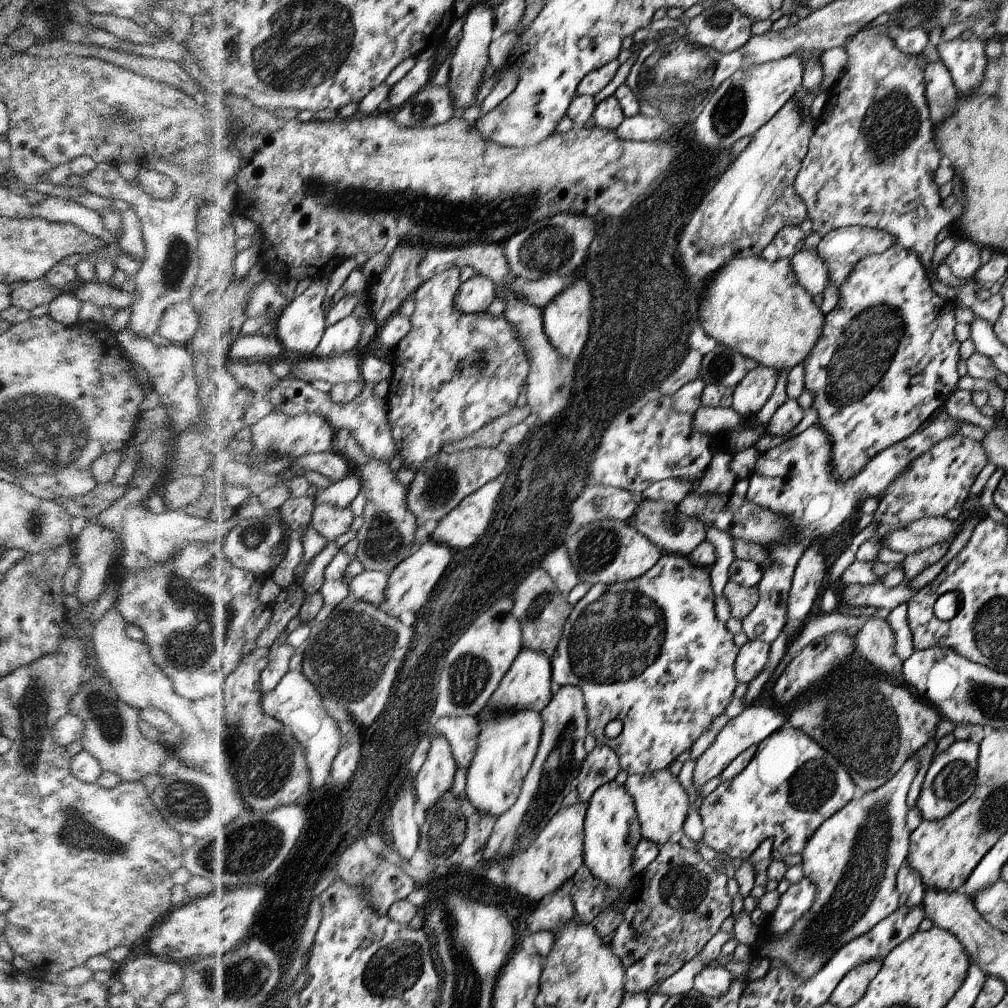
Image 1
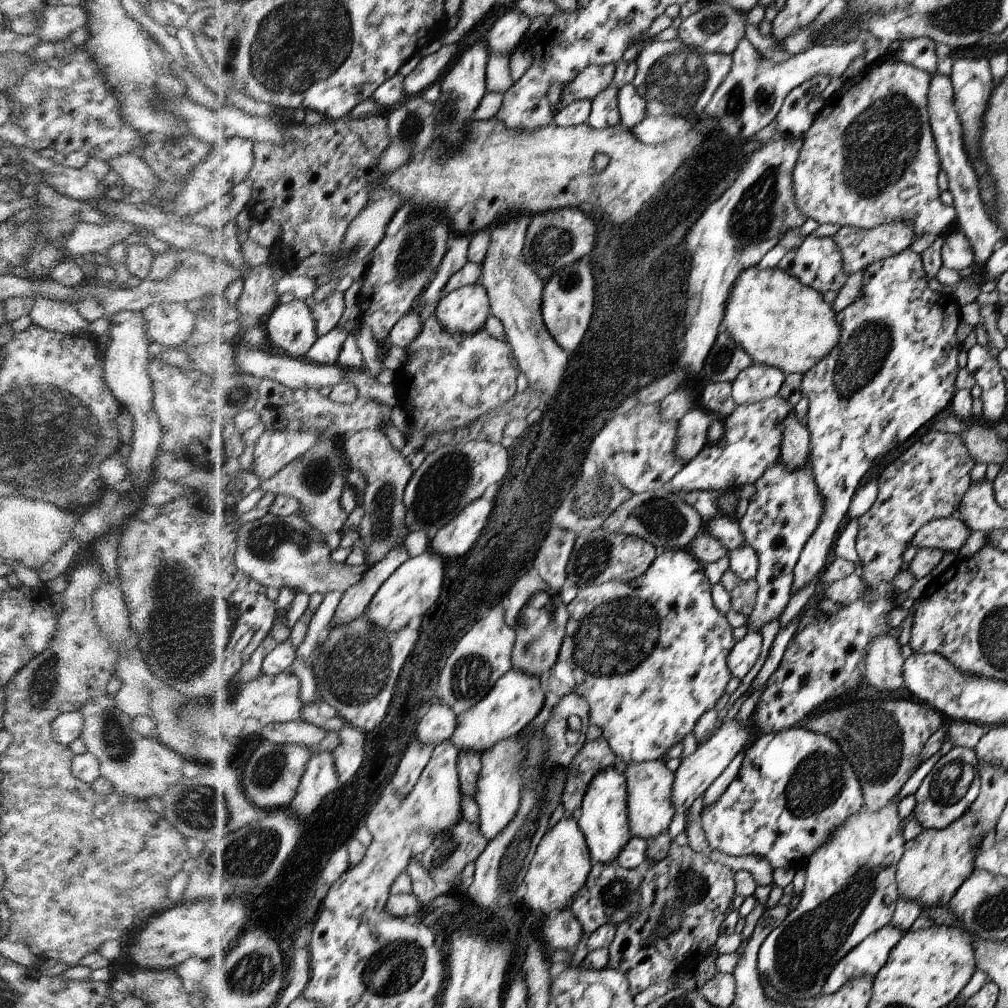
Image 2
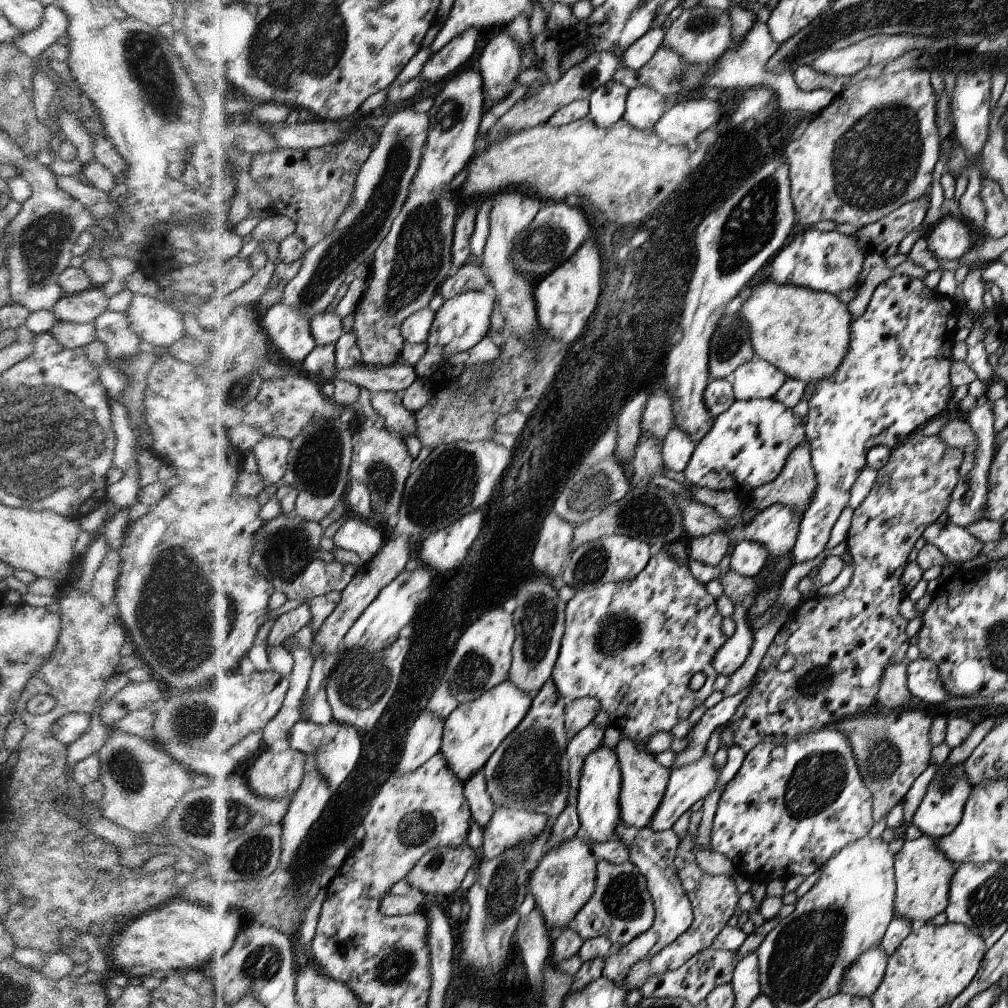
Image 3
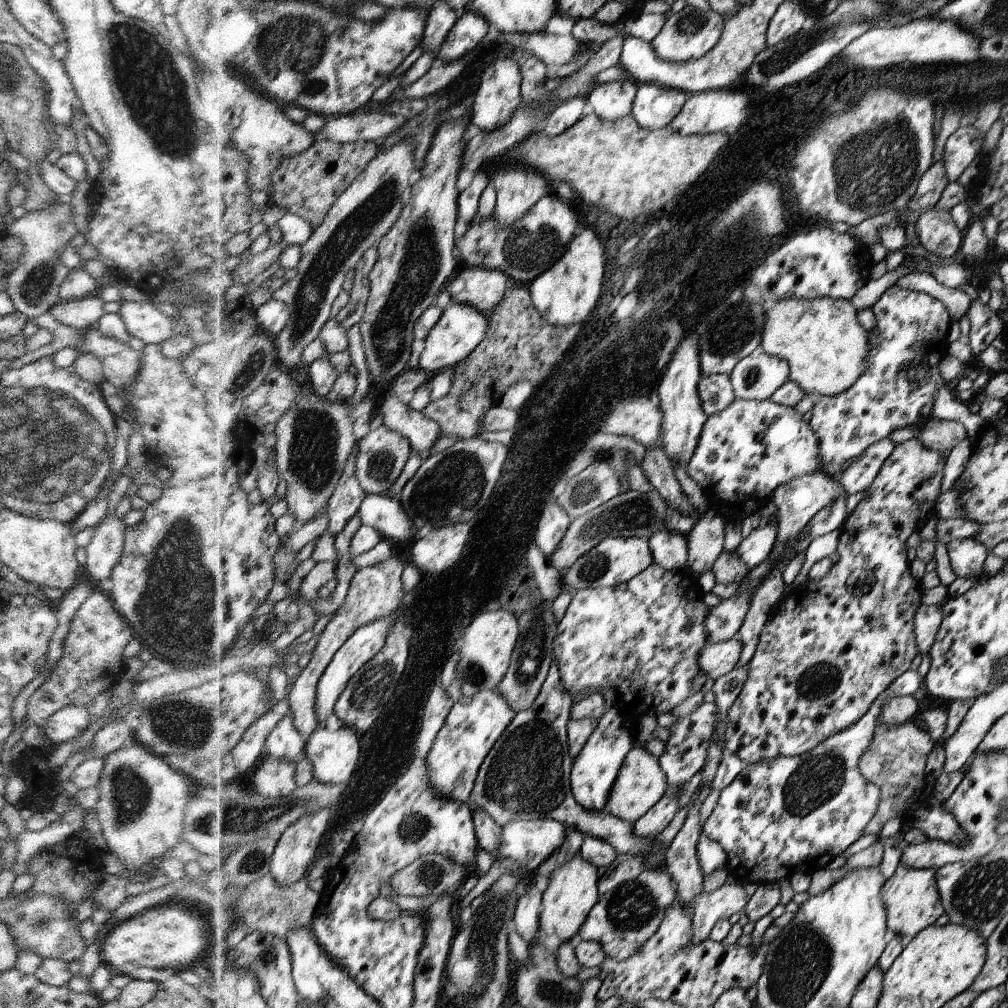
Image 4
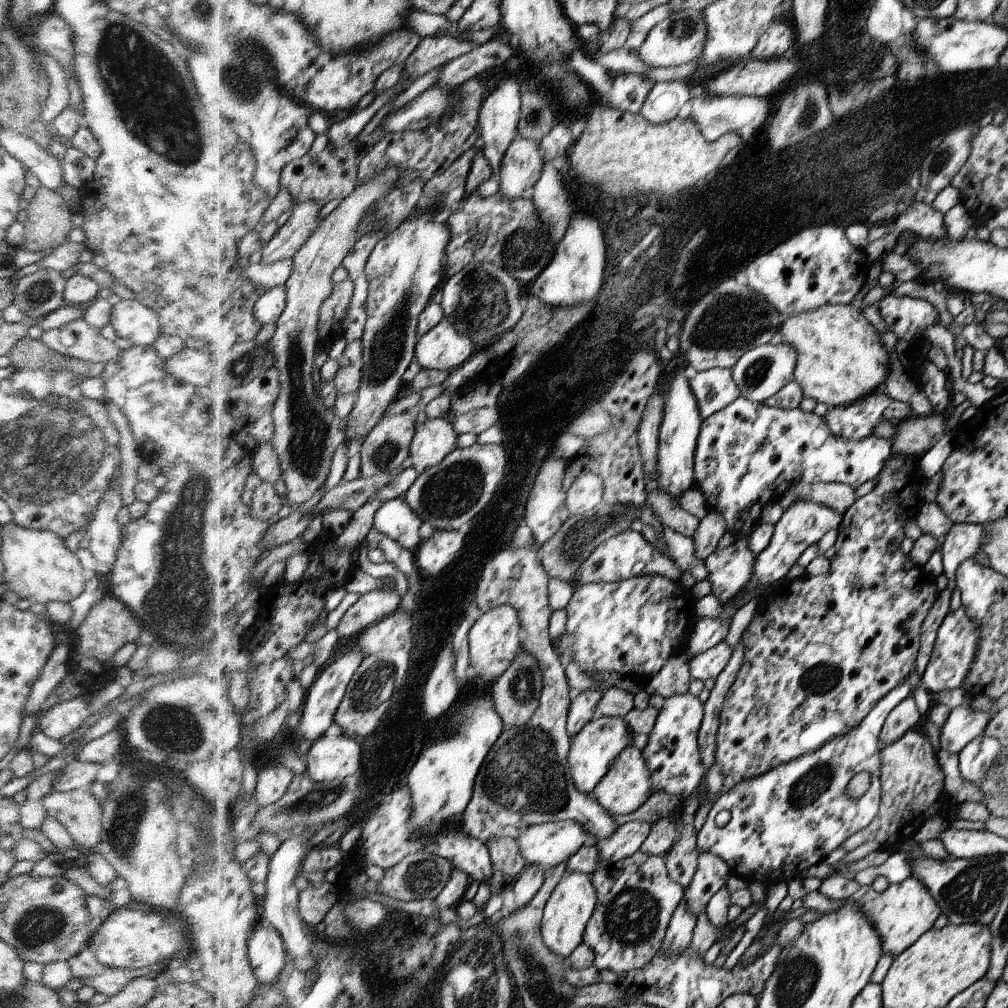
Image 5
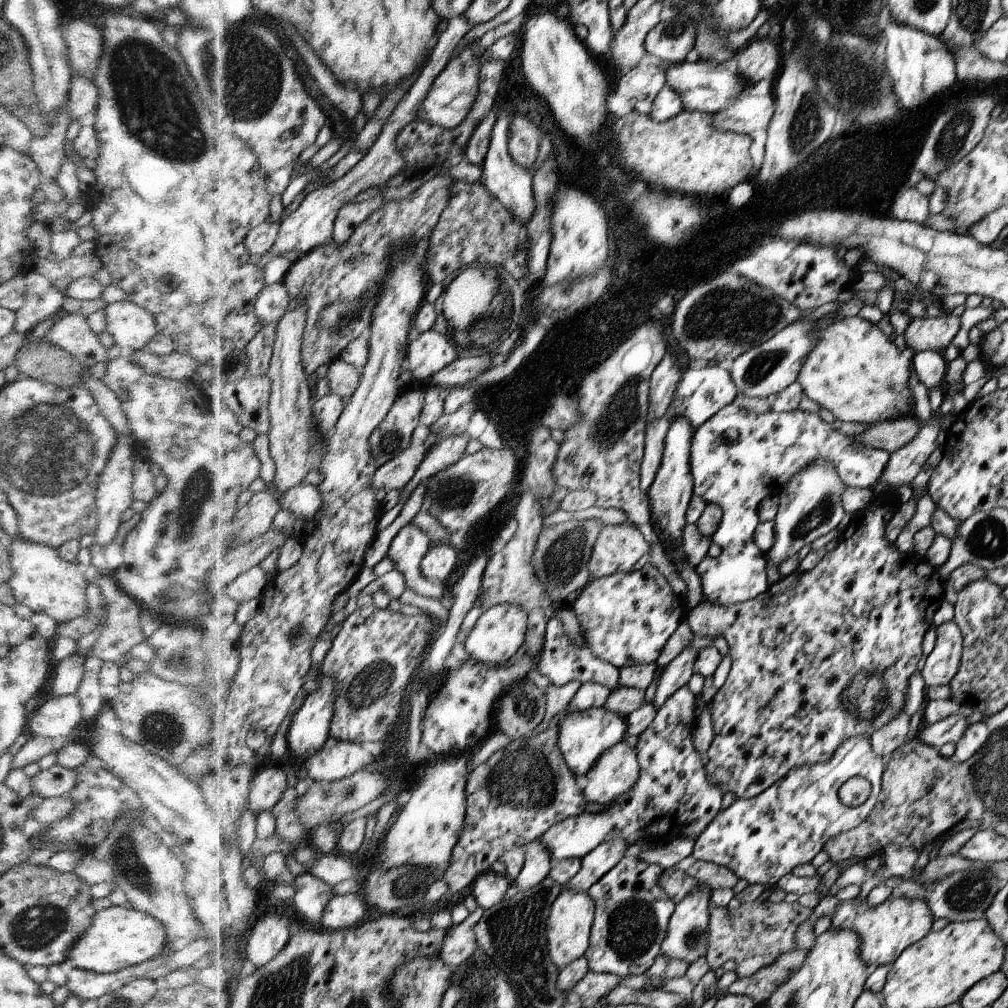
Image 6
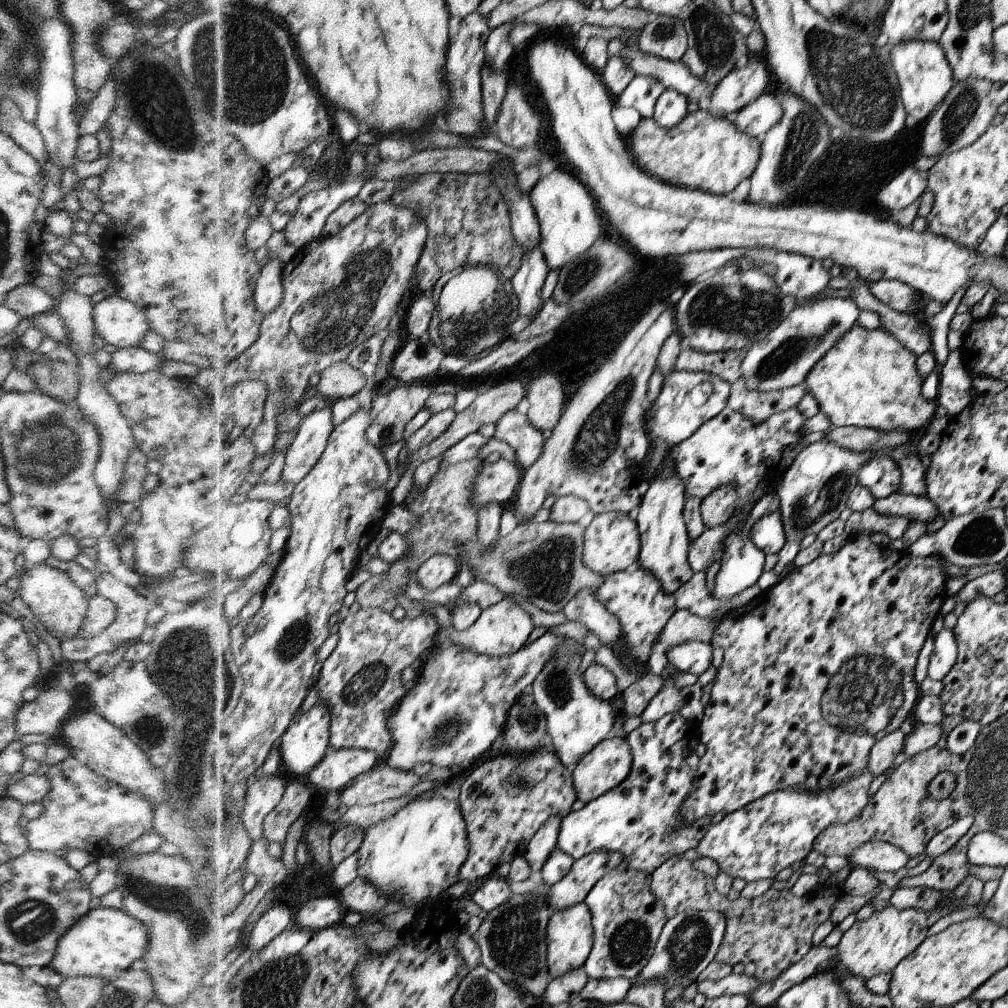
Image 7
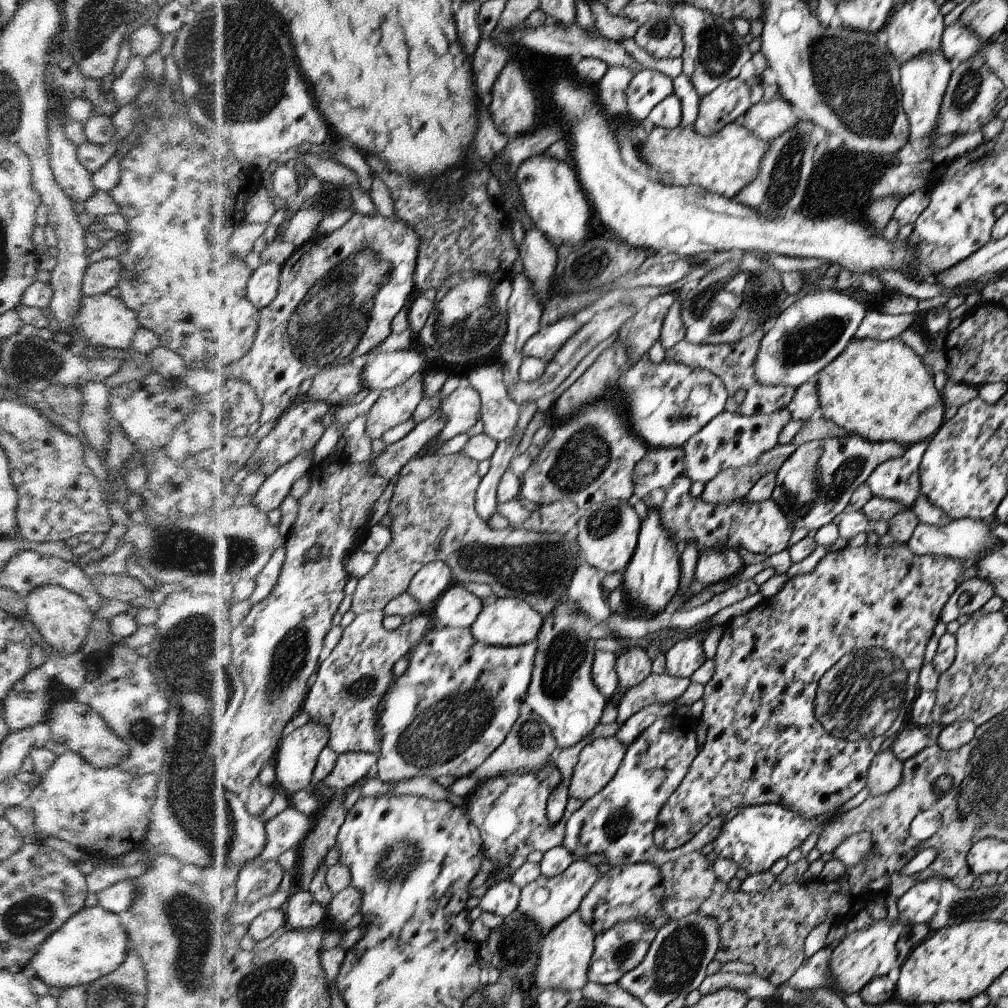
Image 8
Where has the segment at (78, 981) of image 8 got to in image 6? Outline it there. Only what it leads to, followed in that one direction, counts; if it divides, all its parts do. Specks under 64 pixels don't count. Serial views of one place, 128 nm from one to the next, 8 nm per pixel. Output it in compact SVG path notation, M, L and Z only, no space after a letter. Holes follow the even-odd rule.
M121 905L110 906L94 913L90 926L75 940L61 967L65 972L74 969L97 973L113 973L150 960L164 952L165 928L153 916Z

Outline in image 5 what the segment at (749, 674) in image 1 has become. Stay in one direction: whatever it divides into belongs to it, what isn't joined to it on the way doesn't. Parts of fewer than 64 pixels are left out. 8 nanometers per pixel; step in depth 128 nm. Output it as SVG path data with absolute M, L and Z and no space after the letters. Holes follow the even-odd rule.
M722 641L710 650L692 657L689 662L691 678L698 678L698 680L704 682L708 679L716 680L717 676L725 670L733 656L730 648L726 642Z

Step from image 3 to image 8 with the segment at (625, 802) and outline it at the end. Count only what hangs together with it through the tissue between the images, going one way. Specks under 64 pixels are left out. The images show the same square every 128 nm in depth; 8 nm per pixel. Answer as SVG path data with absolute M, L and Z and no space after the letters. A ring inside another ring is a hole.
M616 736L599 737L584 746L573 770L569 796L585 801L597 795L620 770L626 751Z

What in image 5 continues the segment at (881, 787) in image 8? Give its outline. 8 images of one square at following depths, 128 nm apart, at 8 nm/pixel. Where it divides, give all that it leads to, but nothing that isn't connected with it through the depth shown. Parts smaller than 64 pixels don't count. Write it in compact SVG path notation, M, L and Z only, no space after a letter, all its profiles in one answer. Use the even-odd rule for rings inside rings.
M906 697L890 711L888 718L885 719L884 728L880 734L880 746L887 747L902 738L908 729L916 726L920 717L914 697Z

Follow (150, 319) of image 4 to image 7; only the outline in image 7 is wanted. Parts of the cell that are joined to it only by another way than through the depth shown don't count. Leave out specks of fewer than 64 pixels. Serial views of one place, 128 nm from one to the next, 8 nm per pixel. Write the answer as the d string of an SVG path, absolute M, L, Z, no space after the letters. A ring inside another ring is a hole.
M117 294L106 297L93 306L95 334L102 337L106 345L118 349L139 346L142 337L149 331L149 322L145 312L132 301L123 299Z

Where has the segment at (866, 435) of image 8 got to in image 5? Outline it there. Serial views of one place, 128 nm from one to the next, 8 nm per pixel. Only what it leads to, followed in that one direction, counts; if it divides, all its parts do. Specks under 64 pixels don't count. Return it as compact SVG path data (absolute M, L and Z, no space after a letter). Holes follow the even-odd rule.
M848 303L847 305L831 305L827 304L817 308L816 310L810 311L808 313L798 313L797 315L789 315L789 317L779 326L777 331L776 341L788 341L794 348L800 353L800 358L797 360L797 368L793 374L793 380L796 381L800 388L802 388L803 393L806 397L816 399L817 402L822 402L822 404L827 404L828 407L847 407L848 405L857 403L860 399L865 399L868 395L872 395L877 391L877 389L882 390L883 384L889 378L890 372L890 354L888 351L884 350L882 346L882 340L876 332L876 328L862 316L862 312Z

